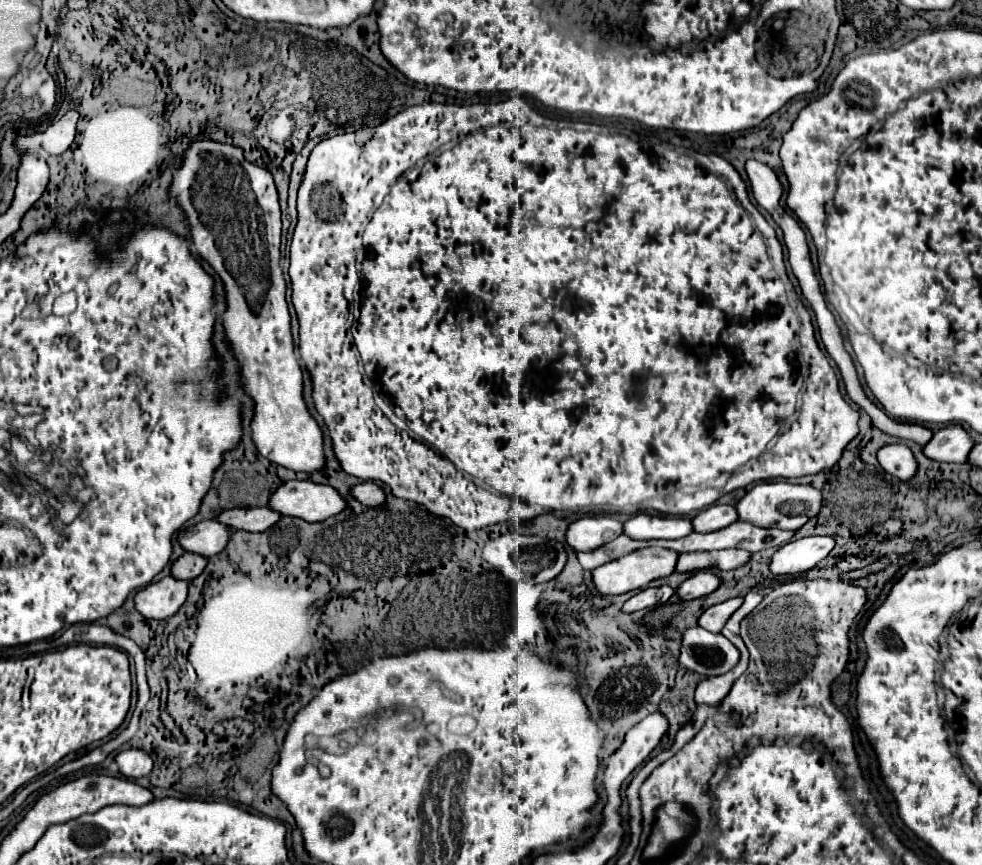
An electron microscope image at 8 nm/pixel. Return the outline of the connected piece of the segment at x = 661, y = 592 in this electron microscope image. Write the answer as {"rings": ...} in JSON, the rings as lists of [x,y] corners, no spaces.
{"rings":[[[660,586],[660,588],[646,588],[640,590],[638,594],[634,594],[630,600],[624,602],[624,612],[636,612],[636,610],[644,610],[650,606],[658,606],[668,602],[668,598],[674,594],[674,590],[670,586]]]}

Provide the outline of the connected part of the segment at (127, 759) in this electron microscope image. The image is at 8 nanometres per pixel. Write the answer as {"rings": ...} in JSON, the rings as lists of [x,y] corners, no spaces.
{"rings":[[[126,750],[116,756],[116,764],[124,778],[142,778],[152,772],[152,760],[142,750]]]}

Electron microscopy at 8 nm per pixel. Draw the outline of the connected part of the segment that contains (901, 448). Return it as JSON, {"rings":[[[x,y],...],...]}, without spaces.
{"rings":[[[890,444],[890,446],[880,448],[878,462],[888,474],[892,474],[904,482],[912,480],[918,470],[918,462],[906,444]]]}

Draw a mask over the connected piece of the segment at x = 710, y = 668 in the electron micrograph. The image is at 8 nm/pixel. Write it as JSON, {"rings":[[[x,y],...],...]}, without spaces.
{"rings":[[[700,626],[688,628],[682,638],[682,654],[678,658],[682,668],[700,676],[712,678],[730,672],[740,660],[738,648],[722,634],[708,632]]]}

